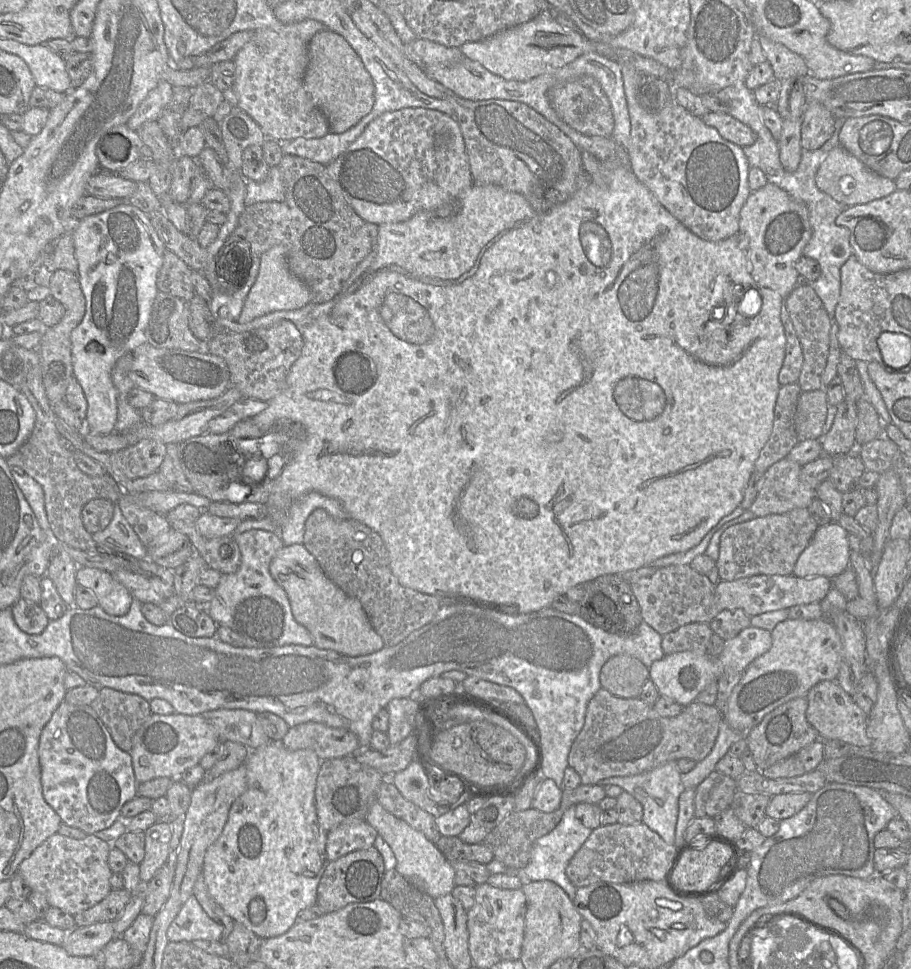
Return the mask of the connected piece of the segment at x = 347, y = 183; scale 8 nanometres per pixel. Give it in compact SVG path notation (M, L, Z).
M422 107L381 114L326 168L354 211L377 225L403 222L420 211L449 205L474 182L457 120Z

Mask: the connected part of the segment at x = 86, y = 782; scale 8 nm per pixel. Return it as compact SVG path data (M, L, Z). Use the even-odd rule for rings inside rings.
M64 700L41 732L38 754L45 801L64 824L81 829L87 835L111 827L121 818L123 806L138 795L132 756L117 746L108 728L90 705L76 706Z

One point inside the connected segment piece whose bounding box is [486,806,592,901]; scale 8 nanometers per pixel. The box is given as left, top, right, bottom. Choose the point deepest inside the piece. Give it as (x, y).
(551, 853)

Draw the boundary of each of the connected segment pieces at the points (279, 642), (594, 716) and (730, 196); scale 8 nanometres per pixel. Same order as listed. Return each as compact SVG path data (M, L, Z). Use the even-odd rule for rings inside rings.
M251 529L231 535L241 552L241 563L235 573L222 574L215 596L206 605L206 612L219 626L235 631L243 640L244 647L273 648L286 645L313 645L310 632L299 624L291 610L285 590L270 573L270 564L284 543L275 532Z
M601 687L587 705L584 725L571 746L568 765L579 774L583 785L593 785L605 778L637 775L682 758L700 762L713 749L722 718L716 706L696 701L685 706L675 717L663 717L654 709L654 705L639 697L617 697Z
M620 63L620 66L622 69L624 91L626 95L630 122L631 122L631 138L630 138L630 144L627 148L627 152L630 158L631 170L636 176L636 178L656 197L656 199L668 210L668 212L673 217L675 217L678 221L680 221L686 228L688 228L699 238L706 241L721 241L736 235L739 231L740 211L744 203L746 202L747 198L752 192L749 188L749 182L748 182L749 170L751 167L743 152L743 148L724 139L715 128L706 125L702 121L701 117L696 117L692 115L678 103L672 103L672 105L666 106L659 113L656 114L648 113L639 104L637 95L638 95L638 86L640 84L640 76L649 75L649 74L638 72L629 63Z

